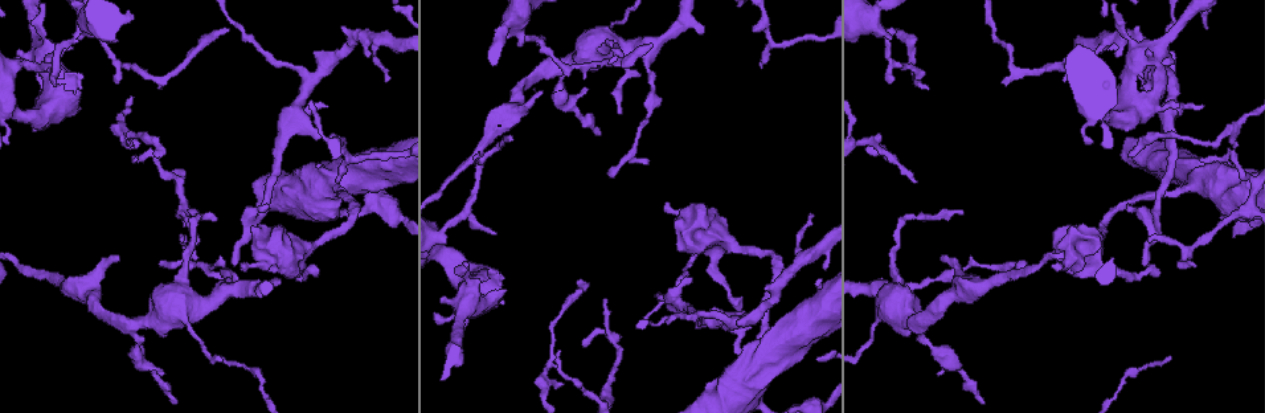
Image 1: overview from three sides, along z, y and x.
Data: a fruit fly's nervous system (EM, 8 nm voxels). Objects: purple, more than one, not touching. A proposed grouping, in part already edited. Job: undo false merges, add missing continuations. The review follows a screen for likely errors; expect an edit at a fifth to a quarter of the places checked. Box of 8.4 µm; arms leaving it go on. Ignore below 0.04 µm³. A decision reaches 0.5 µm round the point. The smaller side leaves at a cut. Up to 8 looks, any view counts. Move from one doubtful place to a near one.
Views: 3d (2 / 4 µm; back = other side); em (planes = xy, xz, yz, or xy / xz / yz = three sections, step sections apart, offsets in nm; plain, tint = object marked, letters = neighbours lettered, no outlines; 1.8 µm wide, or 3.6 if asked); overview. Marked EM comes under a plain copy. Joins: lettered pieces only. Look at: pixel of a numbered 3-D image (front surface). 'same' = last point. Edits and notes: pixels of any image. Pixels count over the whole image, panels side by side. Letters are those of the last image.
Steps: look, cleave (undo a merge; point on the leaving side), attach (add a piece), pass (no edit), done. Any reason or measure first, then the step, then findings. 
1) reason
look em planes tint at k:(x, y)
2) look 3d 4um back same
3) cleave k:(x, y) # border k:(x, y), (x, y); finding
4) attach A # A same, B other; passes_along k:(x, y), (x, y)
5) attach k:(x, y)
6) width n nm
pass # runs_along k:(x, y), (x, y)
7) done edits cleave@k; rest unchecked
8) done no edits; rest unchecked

branch stops here
look 3d 2um at 1:(1054, 268)

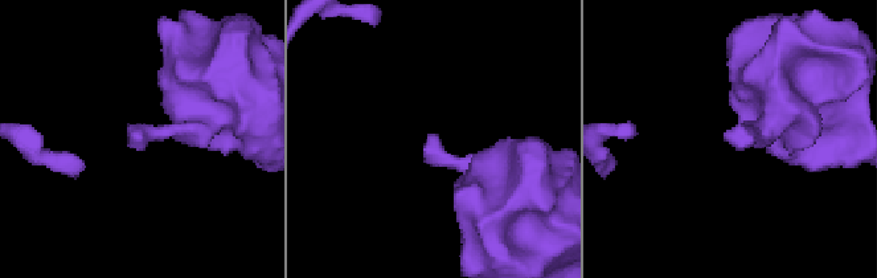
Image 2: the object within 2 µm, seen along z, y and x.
look em xy step 16 tint at 2:(726, 140)

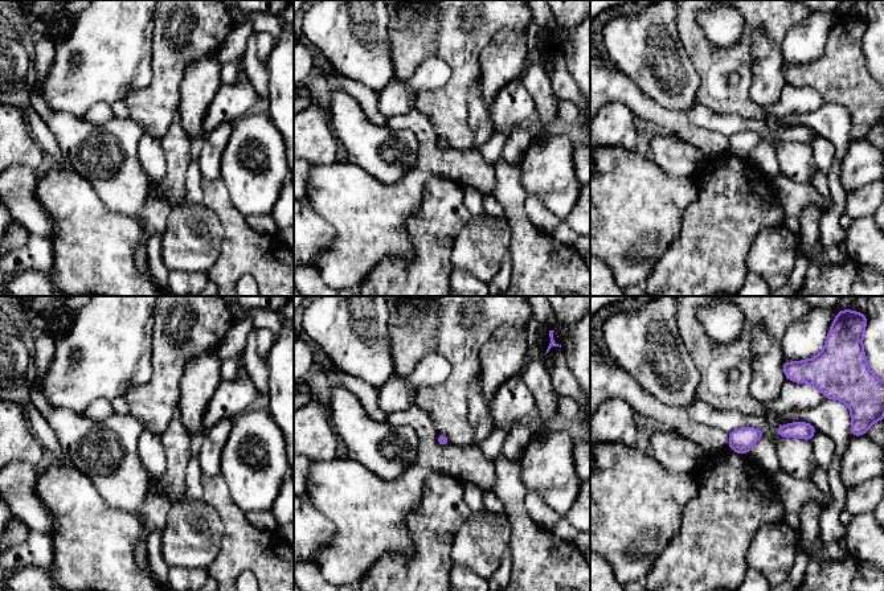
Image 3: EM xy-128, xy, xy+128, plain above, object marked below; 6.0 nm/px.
cut it another way
look em planes letters same

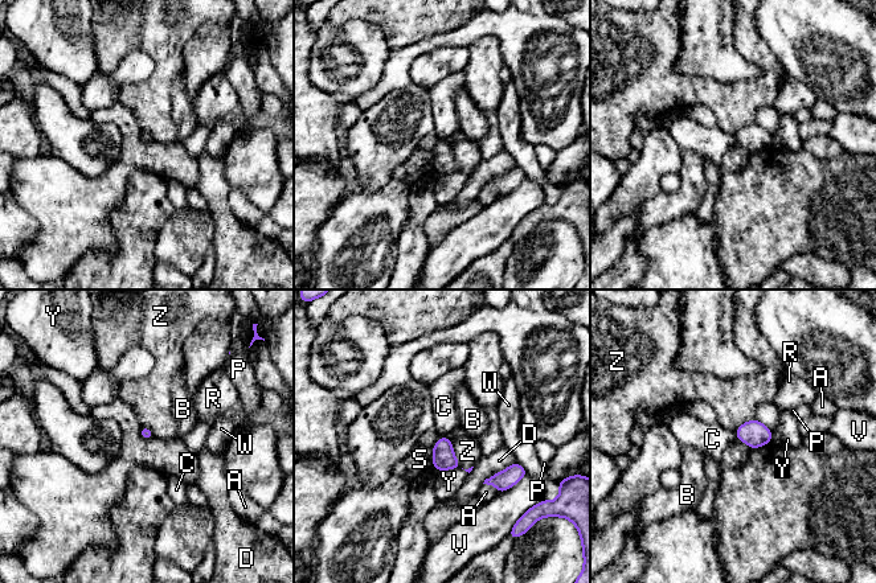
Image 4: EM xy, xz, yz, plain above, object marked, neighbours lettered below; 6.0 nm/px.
longest_contact D 240 nm
pass # A other, B other, C other, D other, P other, R other, S other, V other, W other, Y other, Z other; no lettered piece goes on from it

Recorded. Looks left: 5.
look 3d 2um at 1:(315, 275)

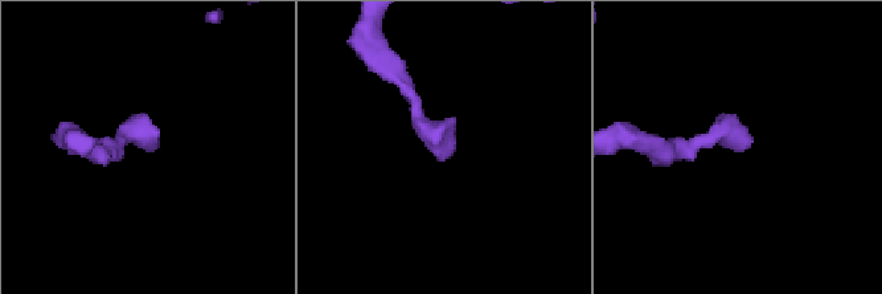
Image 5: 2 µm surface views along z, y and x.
look em 3.6um xz step 8 tint at 5:(749, 140)

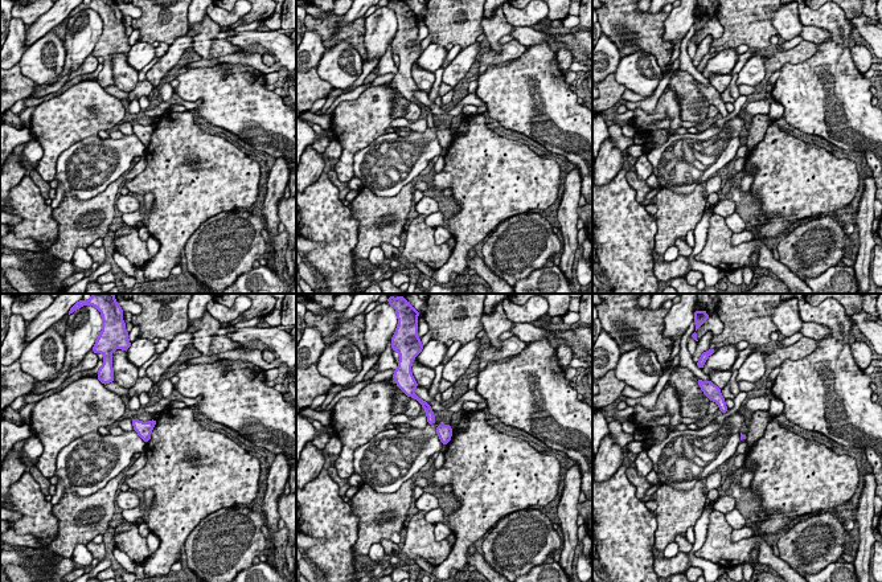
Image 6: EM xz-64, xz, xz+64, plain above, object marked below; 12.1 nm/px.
another direction
look em 3.6um planes letters same

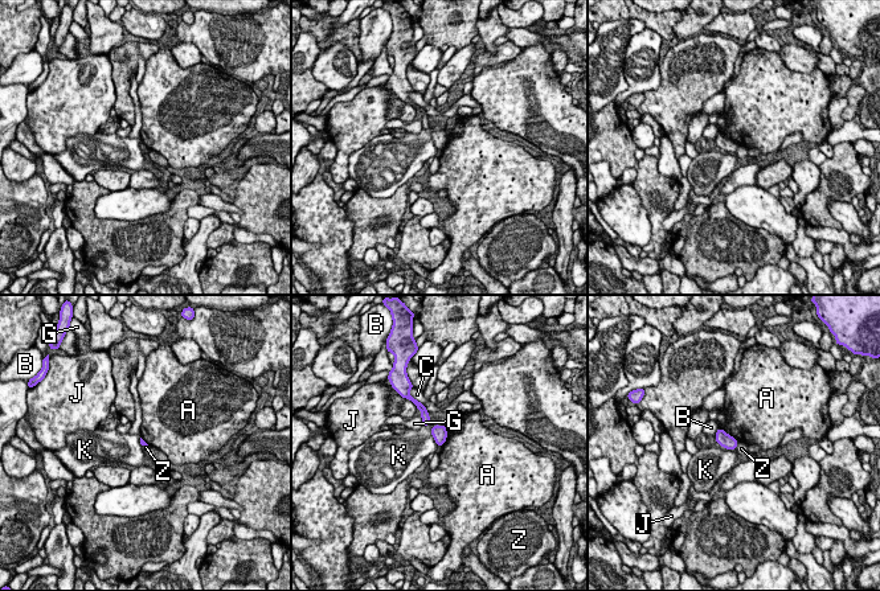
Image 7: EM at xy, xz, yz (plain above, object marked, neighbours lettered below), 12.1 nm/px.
pass # A other, B other, C other, G other, J other, K other, Z other; border 7:(739, 442), (735, 447); none of them fits

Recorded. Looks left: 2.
an open end
look em planes letters at 1:(1162, 131)

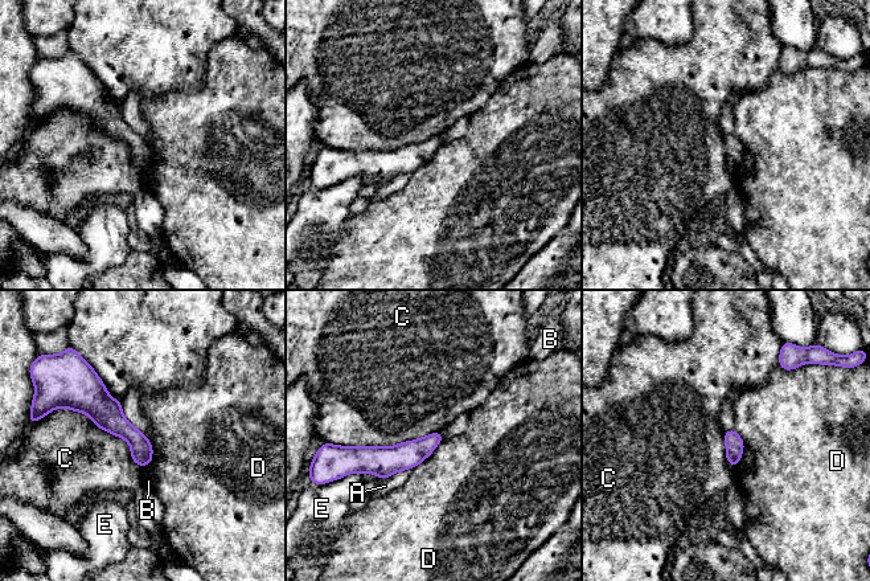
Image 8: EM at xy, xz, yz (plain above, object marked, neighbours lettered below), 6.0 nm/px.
width 110 nm
pass # A other, B other, C other, D other, E other; runs_along 8:(70, 397), (90, 397), (148, 459); none of them fits

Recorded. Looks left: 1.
done no edits; rest unchecked

